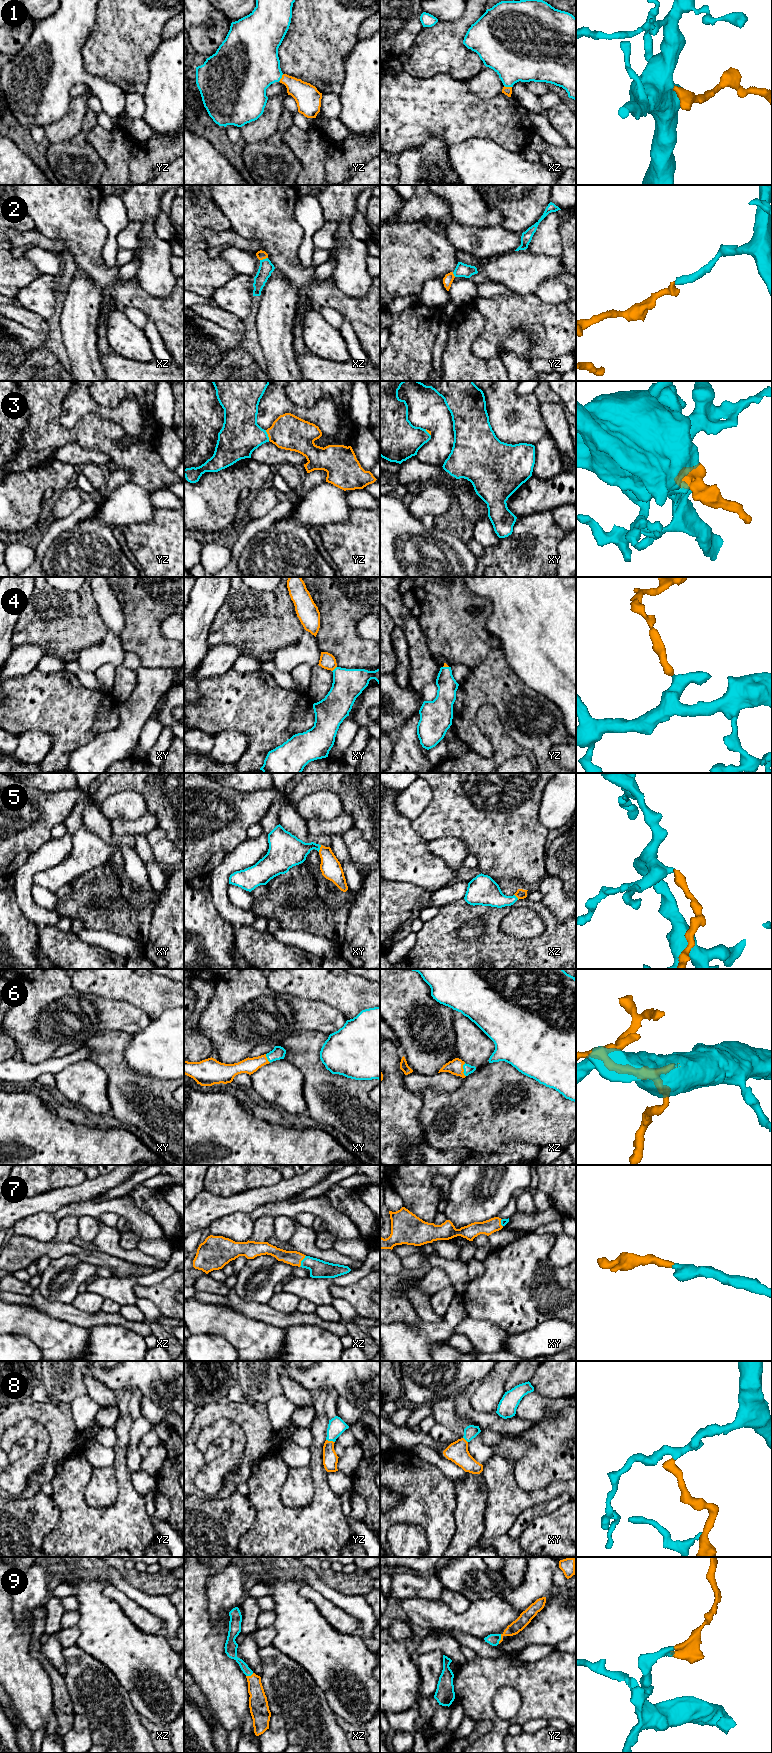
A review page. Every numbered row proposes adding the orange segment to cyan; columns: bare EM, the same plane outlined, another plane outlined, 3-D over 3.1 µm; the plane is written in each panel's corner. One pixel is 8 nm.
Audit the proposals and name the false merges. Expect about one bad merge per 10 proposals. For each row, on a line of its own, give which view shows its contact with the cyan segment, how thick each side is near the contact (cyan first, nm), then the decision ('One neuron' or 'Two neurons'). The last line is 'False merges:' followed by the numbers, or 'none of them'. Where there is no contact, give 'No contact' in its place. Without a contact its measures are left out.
1: Touches cyan in yz. Thickness 420 nm (cyan) against 190 nm. One neuron
2: Touches cyan in xz. Thickness 110 nm (cyan) against 70 nm. One neuron
3: Touches cyan in yz. Thickness 320 nm (cyan) against 280 nm. One neuron
4: Touches cyan in xy. Thickness 240 nm (cyan) against 130 nm. One neuron
5: Touches cyan in xy. Thickness 260 nm (cyan) against 170 nm. One neuron
6: Touches cyan in xz. Thickness 80 nm (cyan) against 120 nm. One neuron
7: Touches cyan in xz. Thickness 150 nm (cyan) against 120 nm. One neuron
8: Touches cyan in yz. Thickness 140 nm (cyan) against 130 nm. One neuron
9: Touches cyan in yz. Thickness 100 nm (cyan) against 100 nm. One neuron
False merges: none of them

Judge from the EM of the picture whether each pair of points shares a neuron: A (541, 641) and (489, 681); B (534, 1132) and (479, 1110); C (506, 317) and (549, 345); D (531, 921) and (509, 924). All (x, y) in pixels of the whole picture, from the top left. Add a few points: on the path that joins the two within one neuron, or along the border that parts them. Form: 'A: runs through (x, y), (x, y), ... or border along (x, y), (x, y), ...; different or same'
A: border along (501, 648), (512, 670), (525, 683); different
B: runs through (520, 1118), (516, 1114), (493, 1114); same
C: runs through (521, 317), (538, 317), (549, 330); same
D: runs through (526, 923), (514, 924); same

